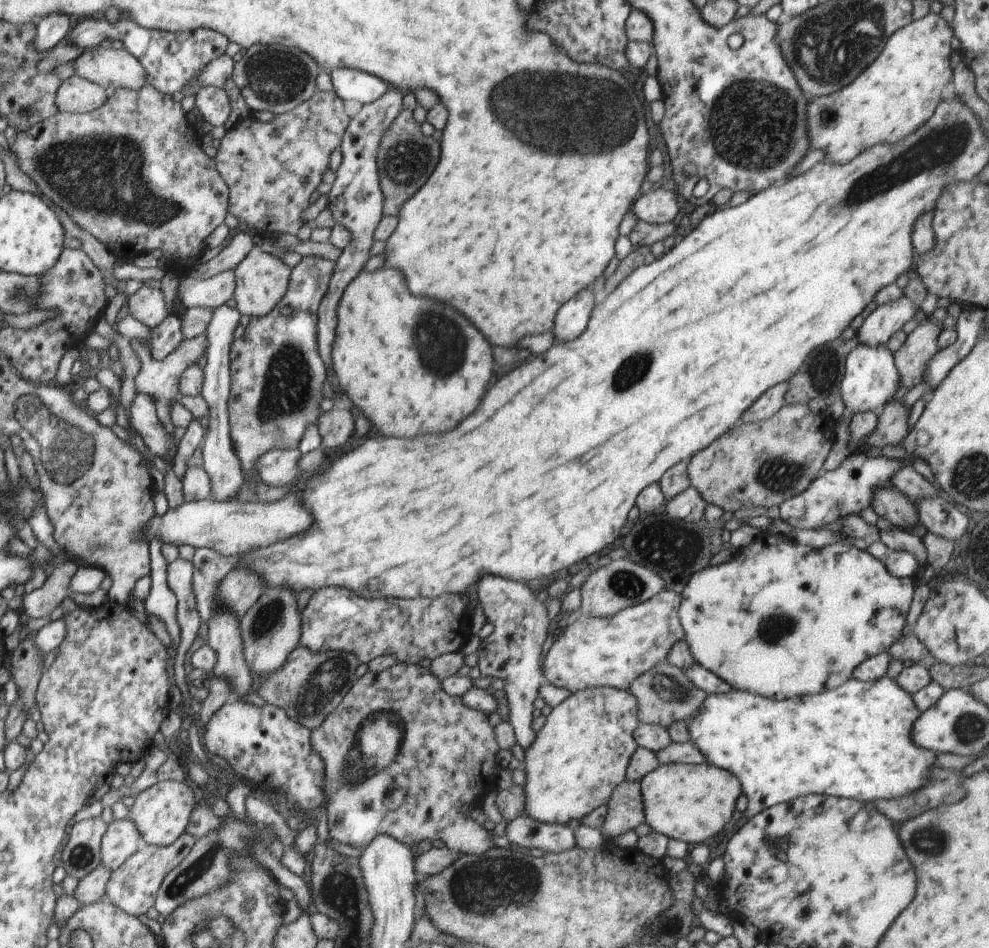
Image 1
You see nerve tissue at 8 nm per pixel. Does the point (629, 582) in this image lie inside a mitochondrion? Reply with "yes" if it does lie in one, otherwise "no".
yes

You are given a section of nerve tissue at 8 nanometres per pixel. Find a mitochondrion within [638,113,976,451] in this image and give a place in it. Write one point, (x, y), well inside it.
(942, 146)

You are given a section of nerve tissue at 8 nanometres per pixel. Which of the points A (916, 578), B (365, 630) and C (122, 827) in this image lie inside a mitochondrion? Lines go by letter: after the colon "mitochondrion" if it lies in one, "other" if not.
A: other
B: mitochondrion
C: other

